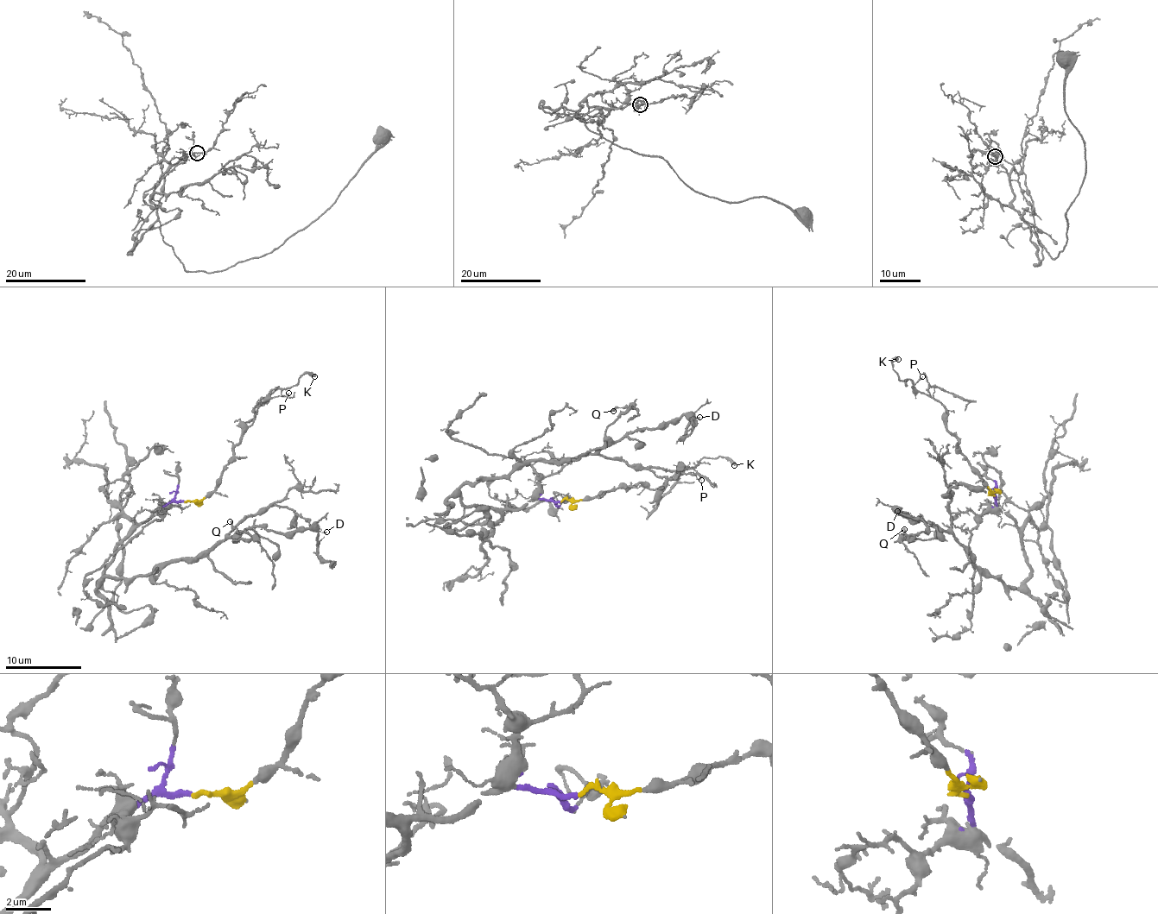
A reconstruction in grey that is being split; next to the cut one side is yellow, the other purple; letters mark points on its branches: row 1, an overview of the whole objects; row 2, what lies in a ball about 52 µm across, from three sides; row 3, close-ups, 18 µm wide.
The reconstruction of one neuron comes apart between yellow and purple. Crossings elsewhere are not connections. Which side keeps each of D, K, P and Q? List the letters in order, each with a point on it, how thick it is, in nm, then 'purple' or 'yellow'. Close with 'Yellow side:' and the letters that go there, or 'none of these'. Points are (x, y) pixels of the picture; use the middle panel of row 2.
D: at (699, 417); 80 nm thick; purple
K: at (734, 465); 320 nm thick; yellow
P: at (701, 480); 110 nm thick; yellow
Q: at (613, 411); 110 nm thick; purple
Yellow side: K, P

